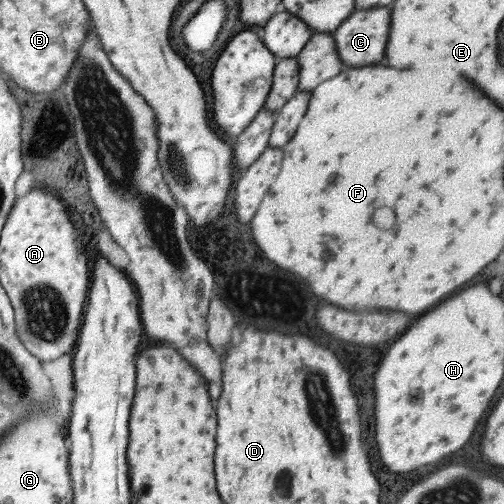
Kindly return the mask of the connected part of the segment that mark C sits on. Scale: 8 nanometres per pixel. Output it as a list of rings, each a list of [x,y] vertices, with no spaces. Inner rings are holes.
[[[385,6],[379,8],[354,10],[341,24],[331,33],[337,56],[343,65],[362,67],[367,64],[375,64],[381,60],[385,42],[389,32],[389,10]]]

